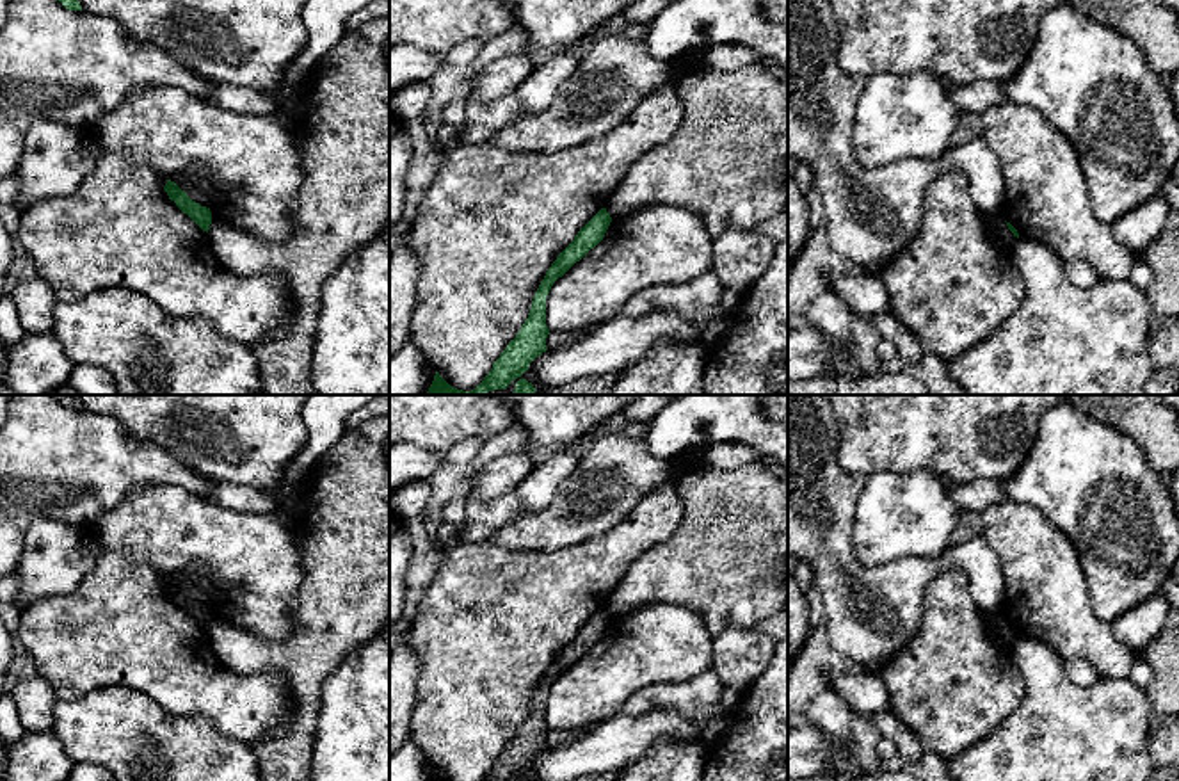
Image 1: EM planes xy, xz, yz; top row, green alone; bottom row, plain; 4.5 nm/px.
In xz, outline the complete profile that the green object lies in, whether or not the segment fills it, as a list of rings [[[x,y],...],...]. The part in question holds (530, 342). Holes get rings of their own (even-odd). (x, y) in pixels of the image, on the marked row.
[[[601,208],[557,256],[533,295],[528,318],[475,390],[457,390],[436,372],[425,395],[487,395],[493,390],[505,390],[514,379],[521,377],[530,363],[548,350],[546,338],[549,329],[546,326],[546,297],[553,283],[603,240],[610,222],[610,213],[606,208]]]

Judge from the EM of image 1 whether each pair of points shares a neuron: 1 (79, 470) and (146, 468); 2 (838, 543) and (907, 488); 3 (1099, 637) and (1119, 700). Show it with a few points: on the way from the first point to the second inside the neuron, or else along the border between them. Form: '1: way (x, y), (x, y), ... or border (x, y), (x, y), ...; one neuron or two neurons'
1: way (95, 468), (130, 468); one neuron
2: border (865, 490), (852, 515), (852, 552), (874, 568); two neurons
3: border (1099, 676), (1128, 678); two neurons

